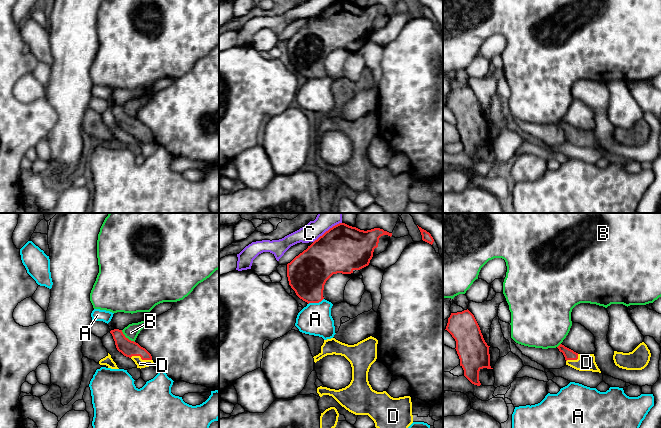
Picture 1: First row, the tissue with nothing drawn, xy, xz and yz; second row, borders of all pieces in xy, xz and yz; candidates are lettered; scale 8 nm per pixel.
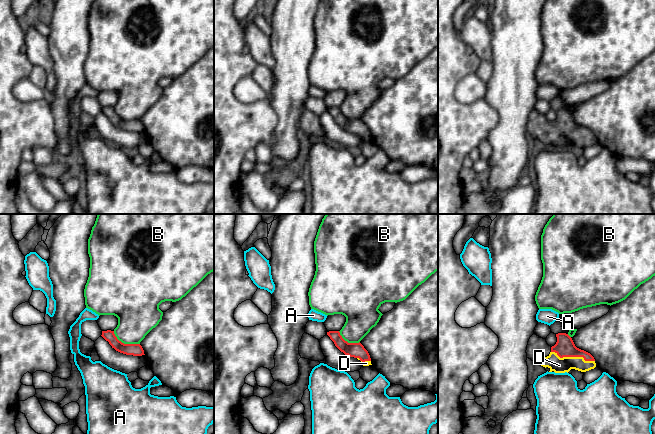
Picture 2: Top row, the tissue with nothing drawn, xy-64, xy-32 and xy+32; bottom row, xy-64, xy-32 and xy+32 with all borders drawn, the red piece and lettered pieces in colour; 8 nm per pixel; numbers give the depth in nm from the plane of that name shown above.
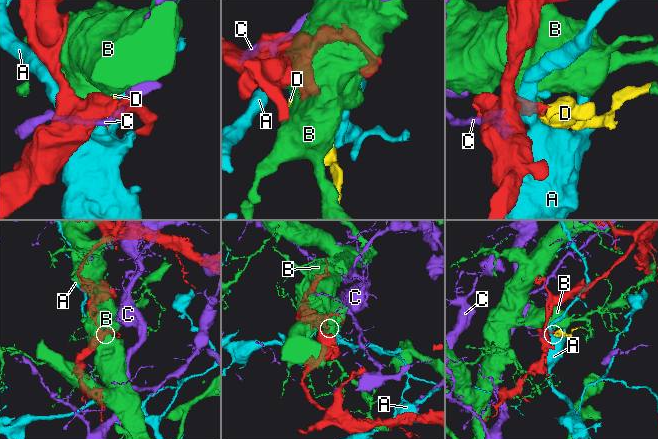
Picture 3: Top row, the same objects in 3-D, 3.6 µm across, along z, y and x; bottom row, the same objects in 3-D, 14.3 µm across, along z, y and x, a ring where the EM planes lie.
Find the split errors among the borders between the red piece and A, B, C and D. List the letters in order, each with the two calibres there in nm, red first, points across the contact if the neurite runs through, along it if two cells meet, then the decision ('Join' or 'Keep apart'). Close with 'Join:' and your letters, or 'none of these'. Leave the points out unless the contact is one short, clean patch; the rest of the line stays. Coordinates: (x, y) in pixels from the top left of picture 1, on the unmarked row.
A: Thickness 320 nm (red) against 260 nm. Keep apart
B: Thickness 140 nm (red) against 120 nm. Keep apart
C: Thickness 380 nm (red) against 140 nm. Keep apart
D: Thickness 140 nm (red) against 70 nm. Path across: xy (128, 124), (132, 125), (141, 134), (140, 139). Join
Join: D

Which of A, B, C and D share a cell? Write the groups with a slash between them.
A / B / C / D

